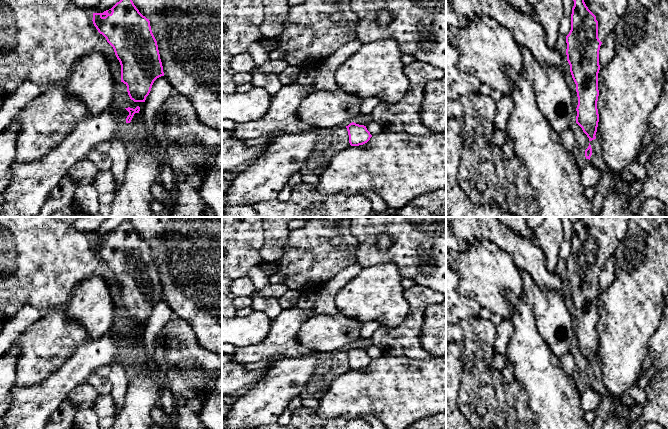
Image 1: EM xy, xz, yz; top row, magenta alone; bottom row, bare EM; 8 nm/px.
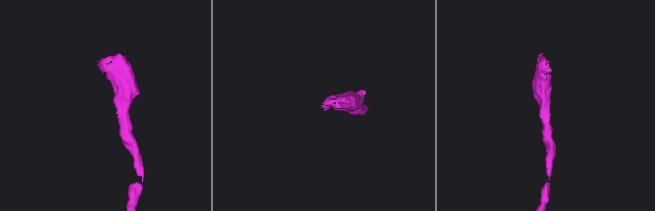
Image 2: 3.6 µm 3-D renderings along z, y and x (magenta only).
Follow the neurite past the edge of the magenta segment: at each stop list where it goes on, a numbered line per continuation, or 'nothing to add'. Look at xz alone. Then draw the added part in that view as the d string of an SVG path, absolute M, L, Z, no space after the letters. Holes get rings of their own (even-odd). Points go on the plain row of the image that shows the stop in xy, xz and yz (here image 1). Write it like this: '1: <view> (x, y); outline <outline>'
nothing to add

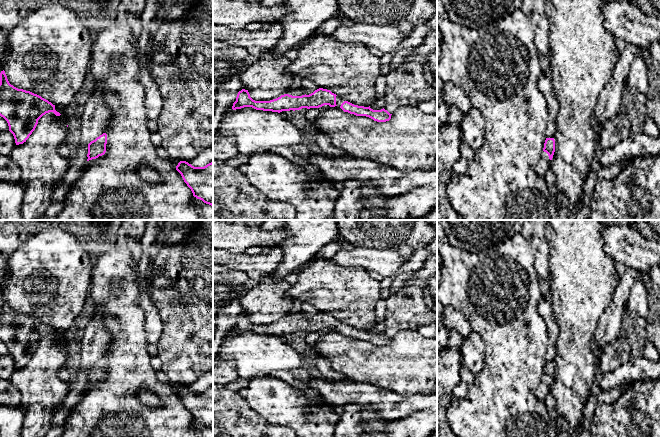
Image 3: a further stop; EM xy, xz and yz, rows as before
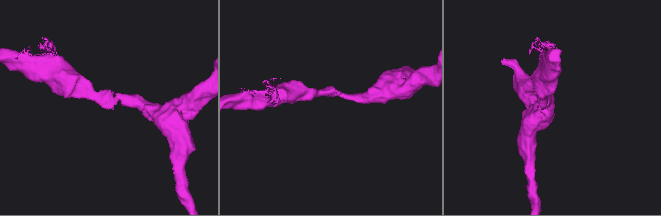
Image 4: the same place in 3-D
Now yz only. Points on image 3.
1: yz (543, 389); outline M543 375L538 387L535 390L535 396L537 399L544 402L547 395L550 393L550 386L551 384L549 383L548 378Z

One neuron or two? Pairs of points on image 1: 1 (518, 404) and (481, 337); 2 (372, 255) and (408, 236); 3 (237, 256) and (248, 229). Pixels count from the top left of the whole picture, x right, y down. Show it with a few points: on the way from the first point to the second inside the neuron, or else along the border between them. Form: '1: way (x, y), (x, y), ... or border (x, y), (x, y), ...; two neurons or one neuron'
1: way (500, 390), (481, 371), (481, 355); one neuron
2: way (381, 255), (389, 255), (399, 245); one neuron
3: way (237, 249), (237, 240), (241, 236); one neuron

